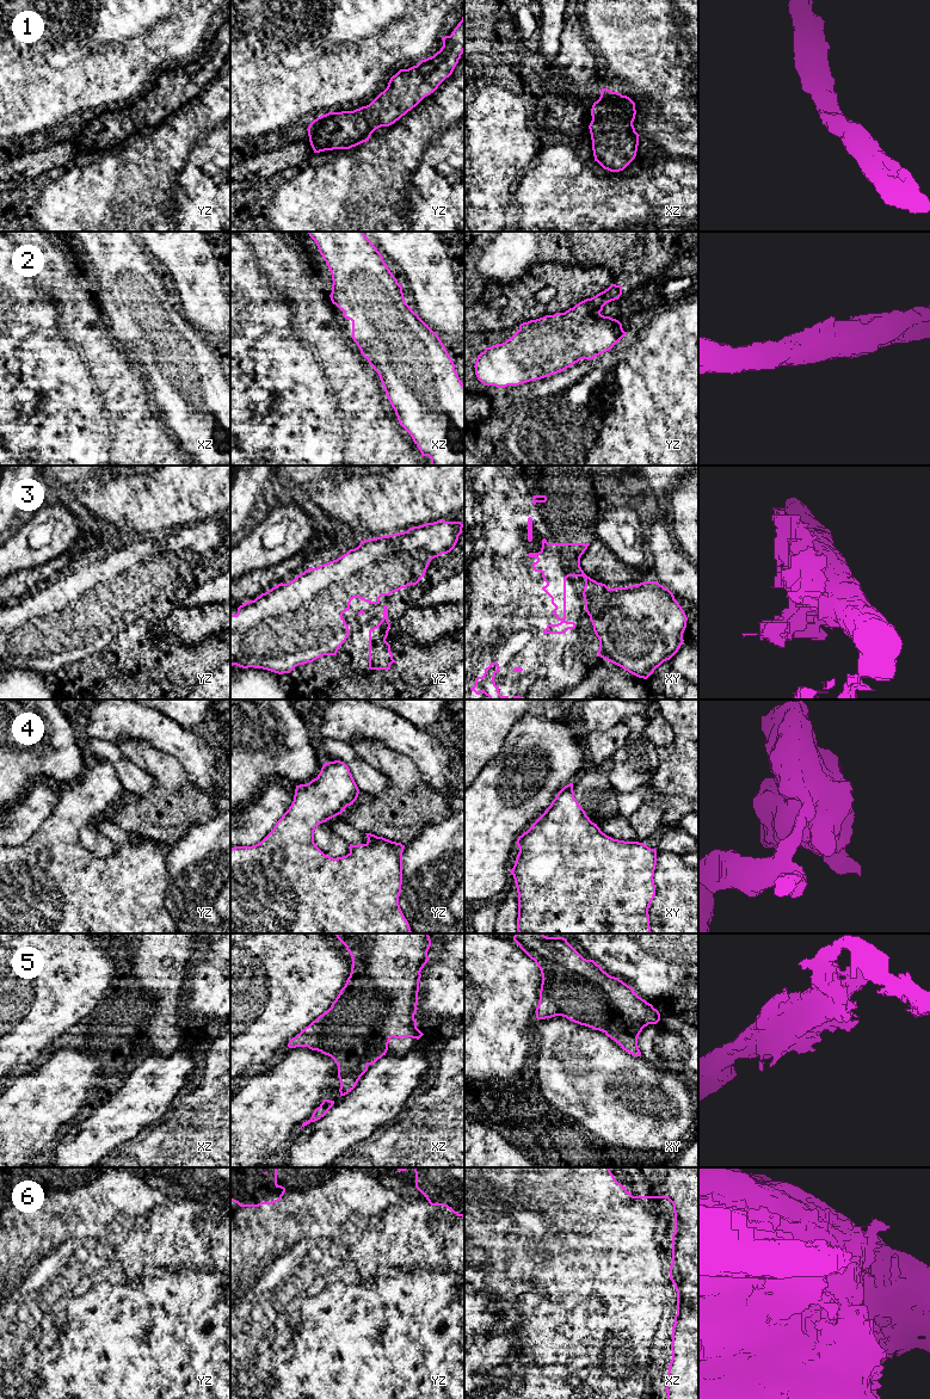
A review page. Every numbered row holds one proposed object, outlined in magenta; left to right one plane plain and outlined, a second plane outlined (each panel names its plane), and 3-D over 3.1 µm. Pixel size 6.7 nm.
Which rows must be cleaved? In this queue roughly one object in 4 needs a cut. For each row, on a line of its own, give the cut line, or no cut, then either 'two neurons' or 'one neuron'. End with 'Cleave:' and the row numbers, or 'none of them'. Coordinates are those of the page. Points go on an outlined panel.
1: cut none; one neuron
2: cut none; one neuron
3: cut none; one neuron
4: cut none; one neuron
5: cut none; one neuron
6: cut none; one neuron
Cleave: none of them

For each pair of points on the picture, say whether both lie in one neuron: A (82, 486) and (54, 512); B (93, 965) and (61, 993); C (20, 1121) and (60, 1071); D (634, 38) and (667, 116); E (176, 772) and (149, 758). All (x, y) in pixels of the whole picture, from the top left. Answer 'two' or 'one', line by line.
A: two
B: one
C: one
D: one
E: one

